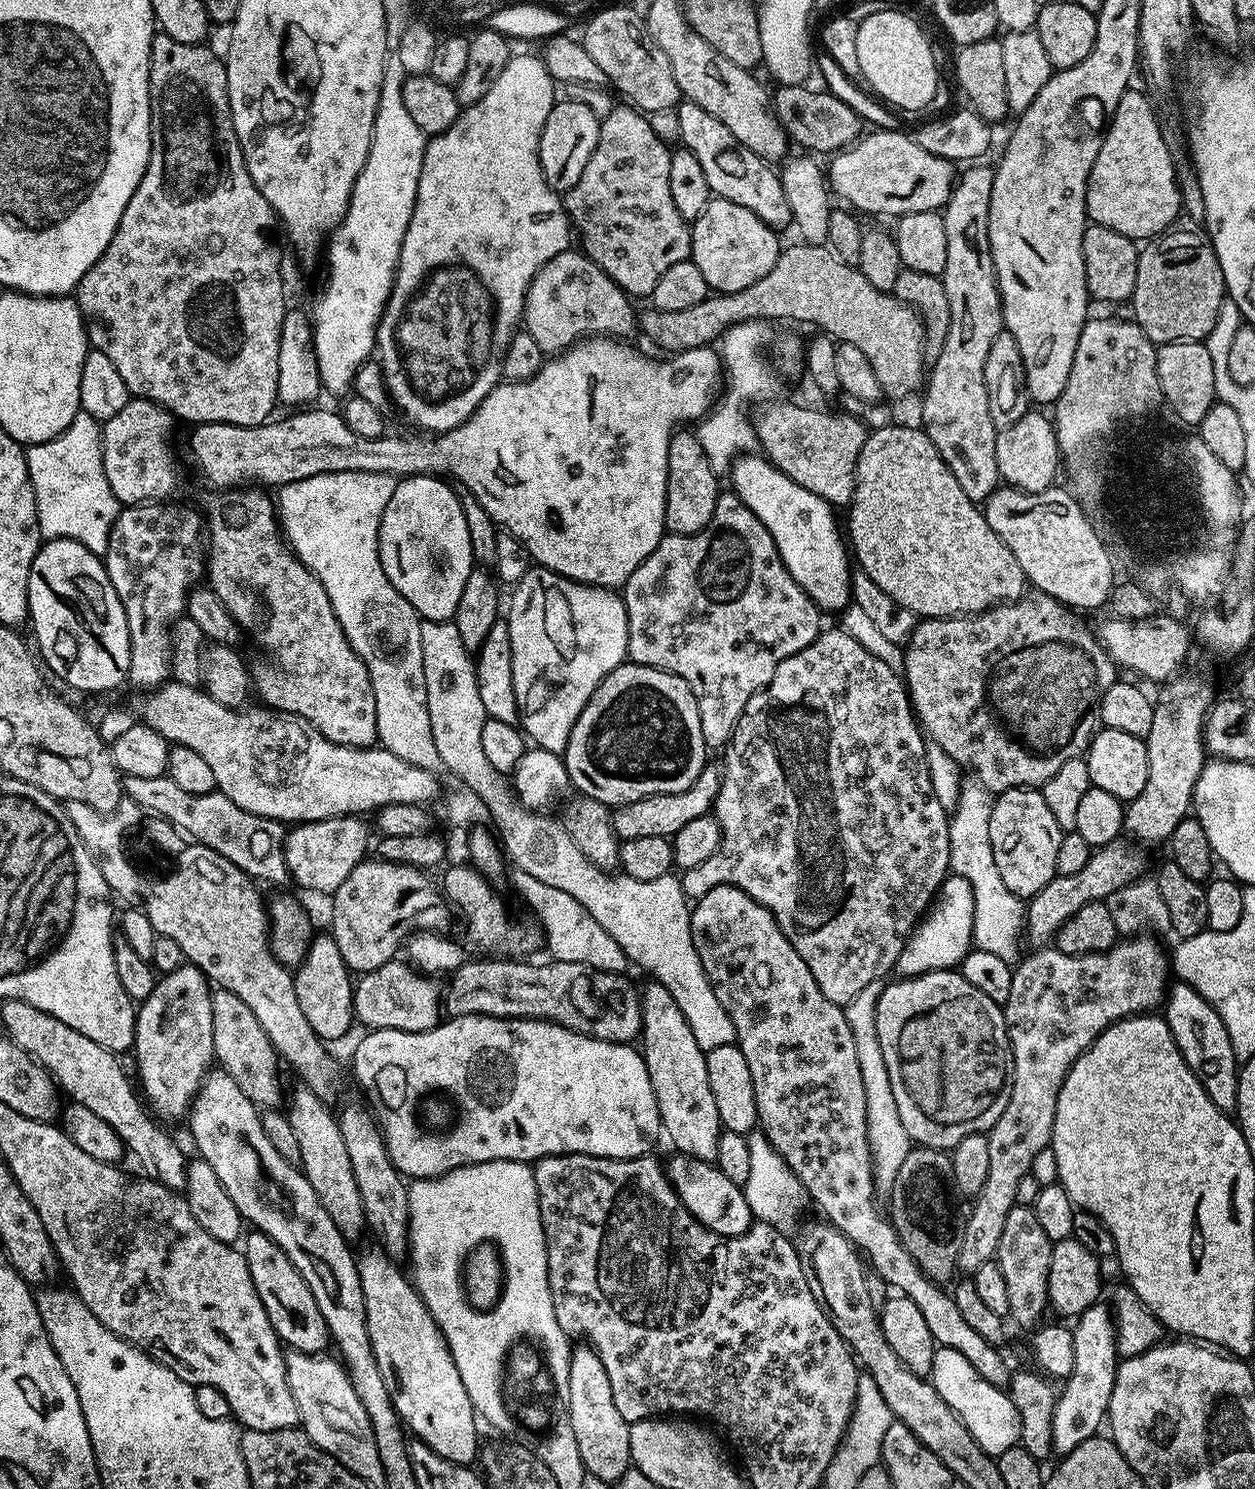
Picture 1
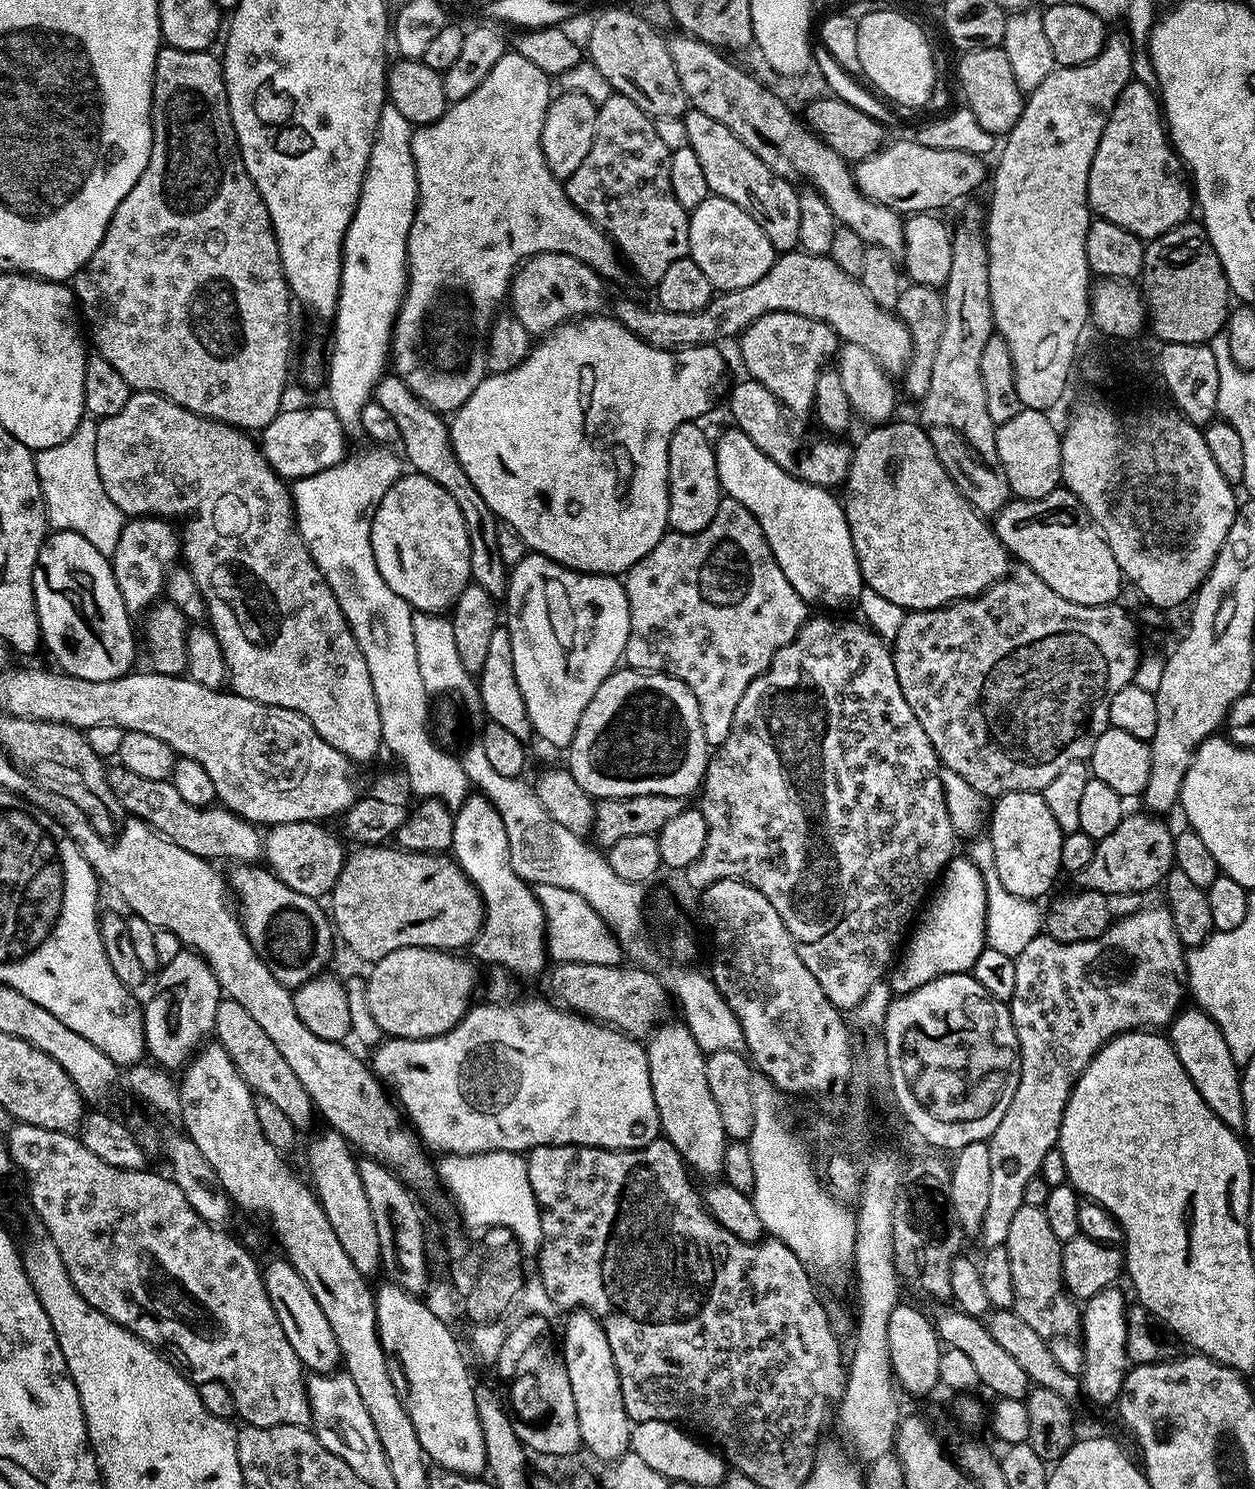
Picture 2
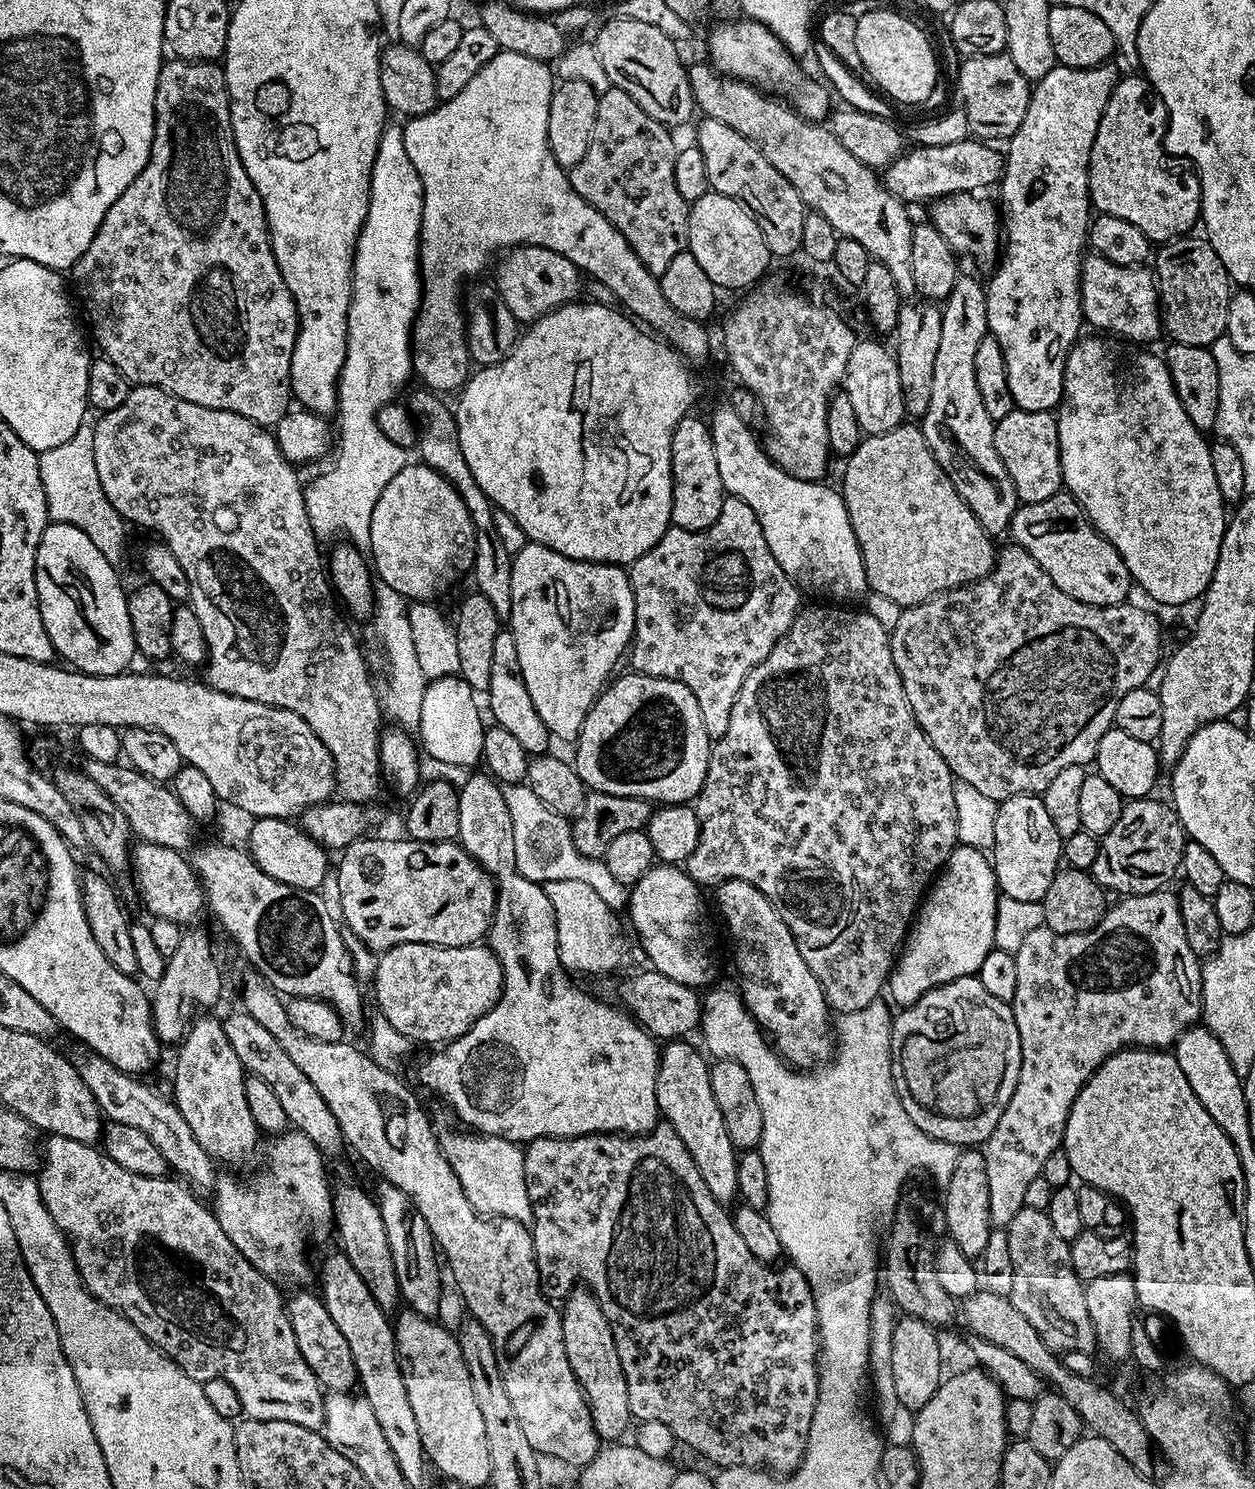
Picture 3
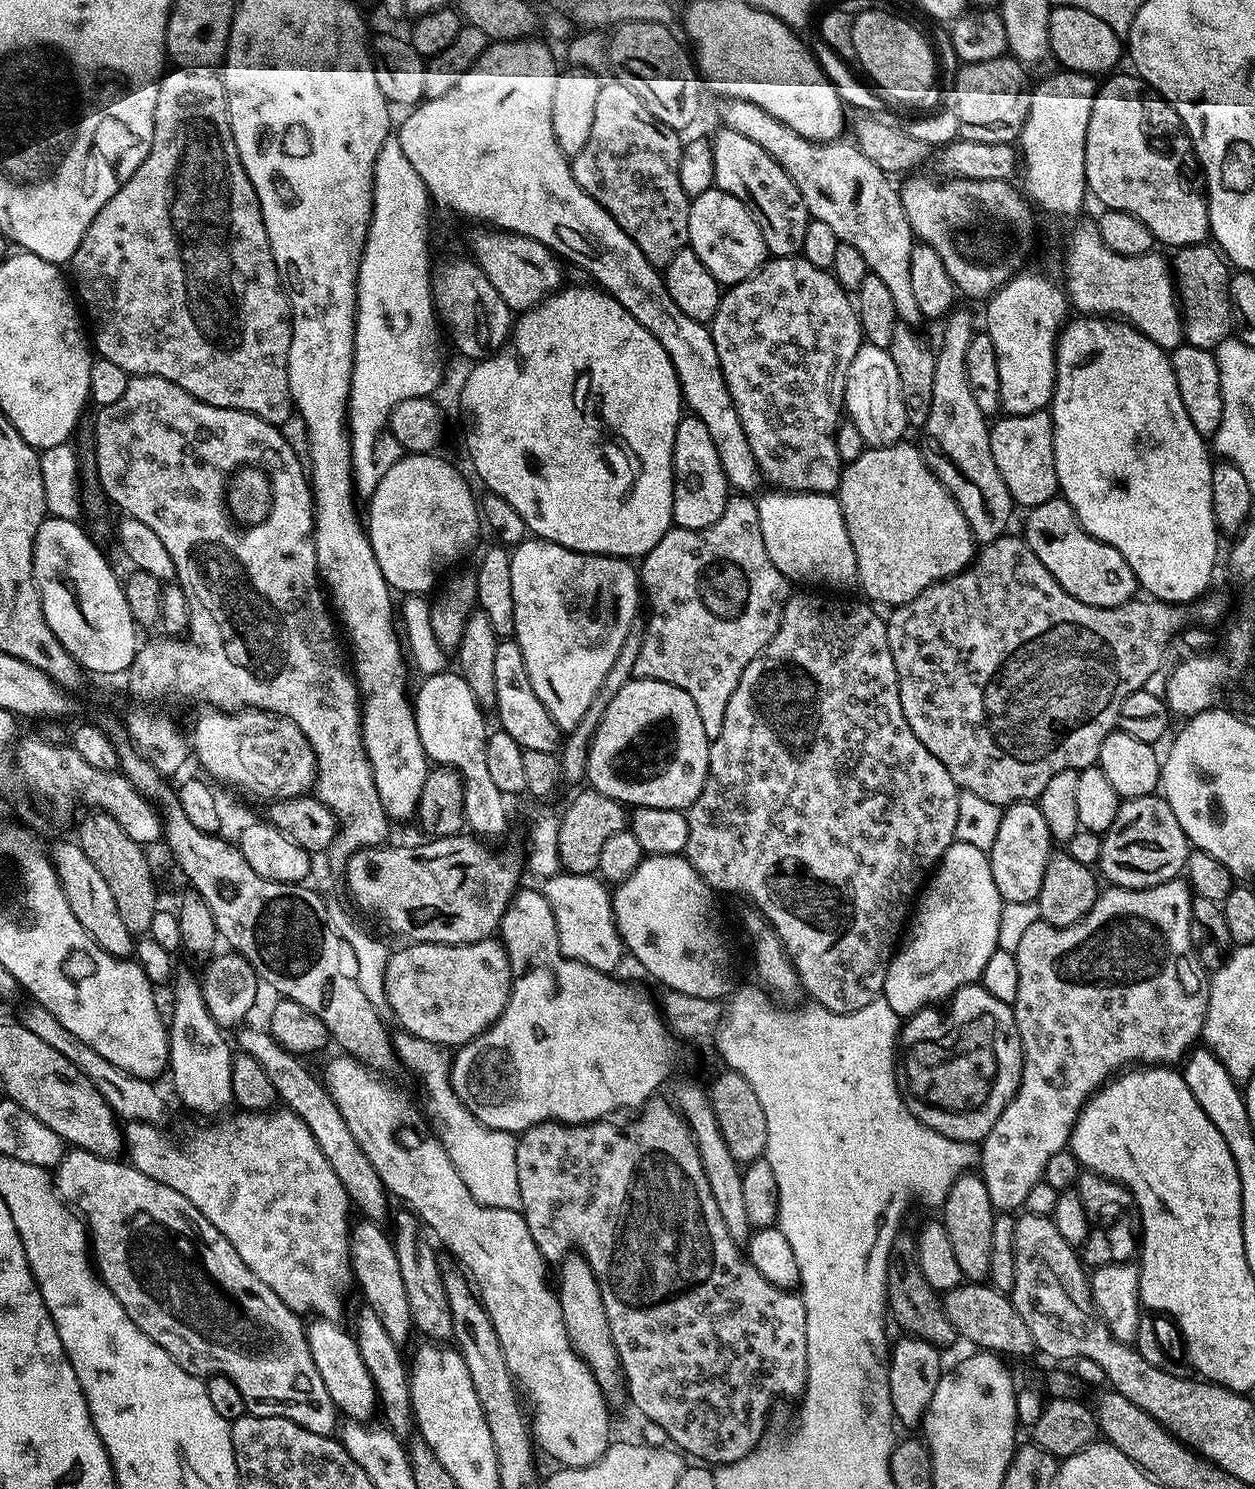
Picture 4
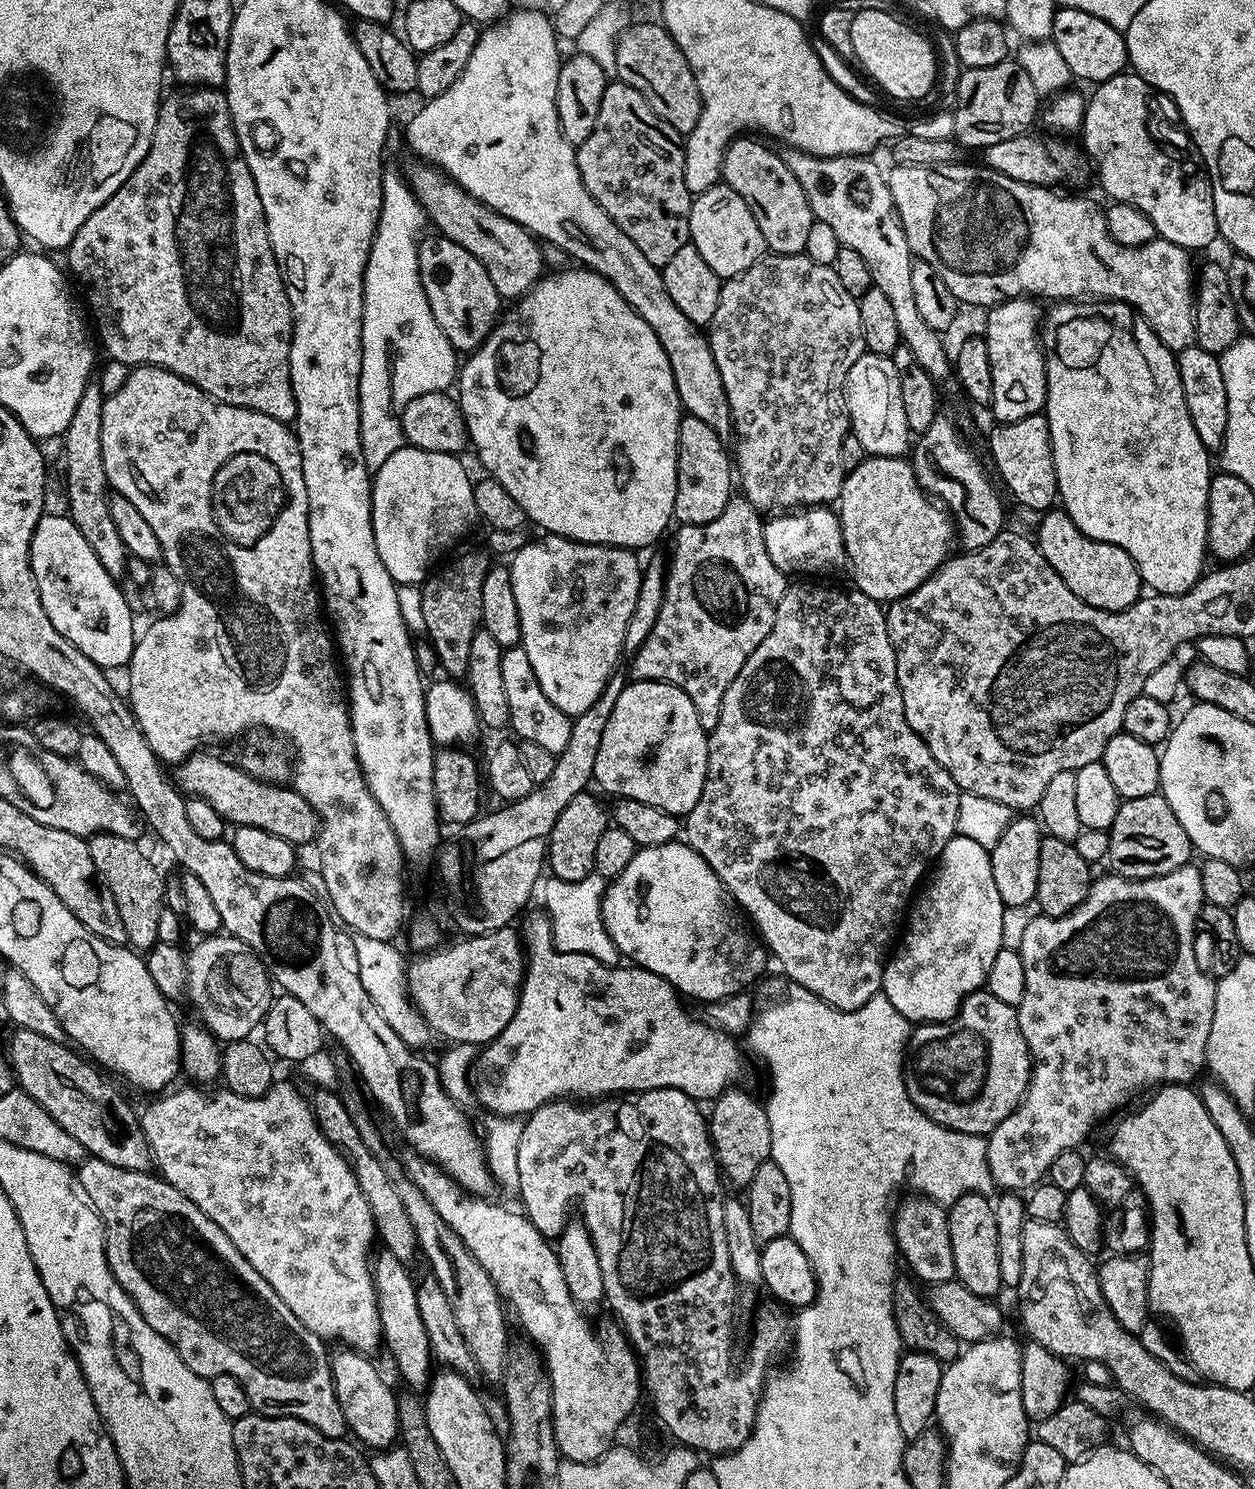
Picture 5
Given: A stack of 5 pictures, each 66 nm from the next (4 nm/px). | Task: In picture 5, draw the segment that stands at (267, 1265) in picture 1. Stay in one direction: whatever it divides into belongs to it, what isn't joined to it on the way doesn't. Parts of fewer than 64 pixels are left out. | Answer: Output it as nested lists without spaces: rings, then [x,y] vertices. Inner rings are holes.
[[[343,1346],[337,1349],[337,1352],[333,1351],[330,1356],[332,1385],[347,1431],[353,1432],[357,1436],[355,1439],[365,1449],[387,1450],[393,1447],[400,1435],[398,1406],[396,1405],[397,1393],[392,1392],[391,1386],[384,1381],[383,1374],[368,1361],[371,1359],[365,1353],[355,1352],[353,1348]]]

